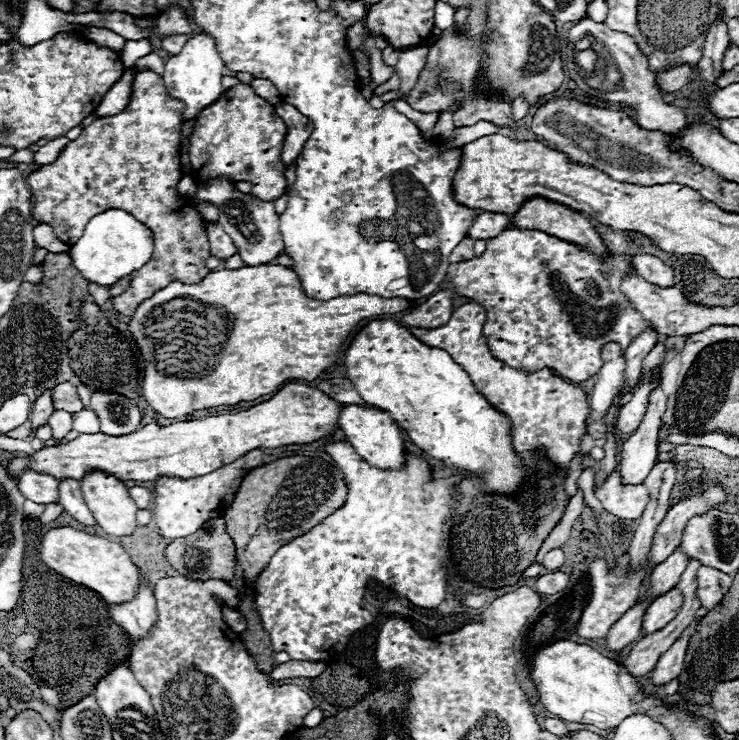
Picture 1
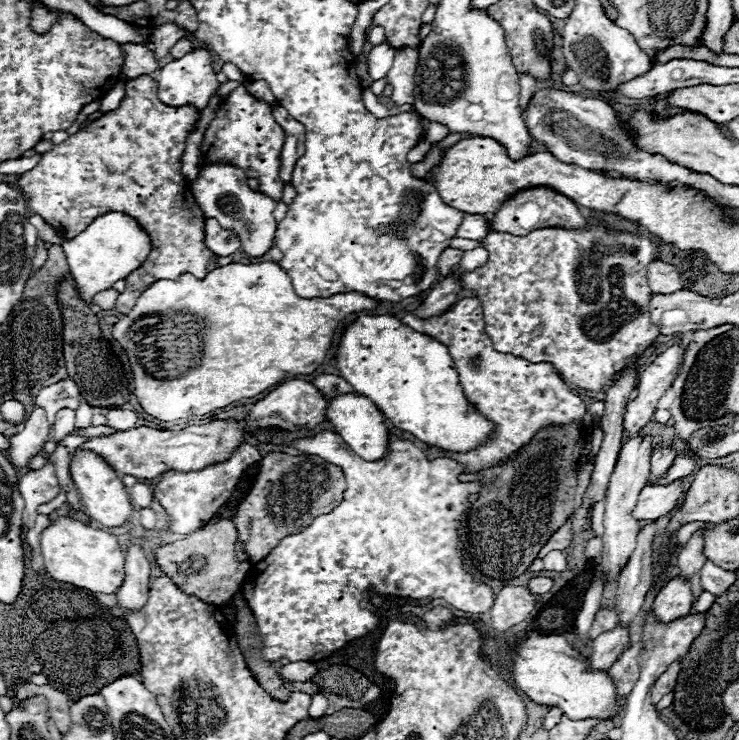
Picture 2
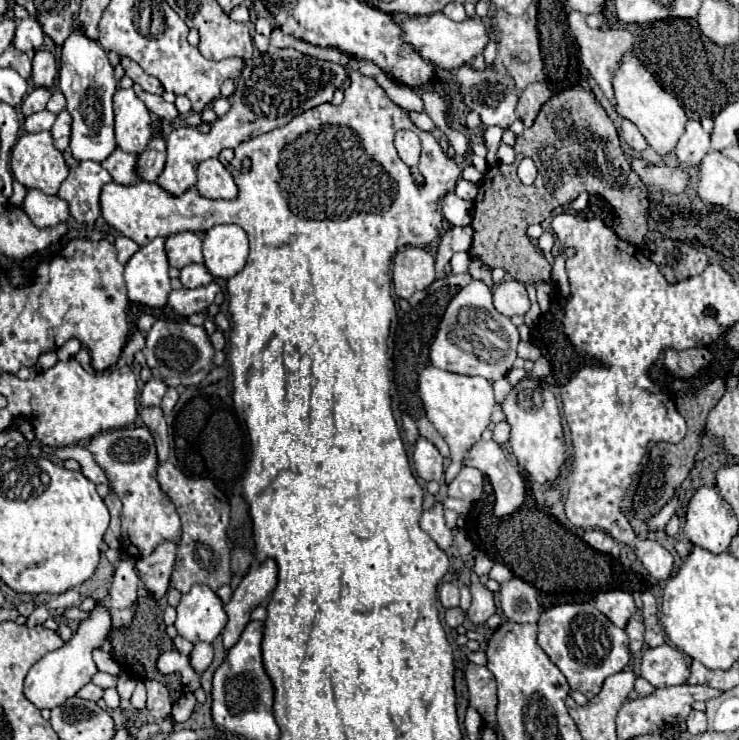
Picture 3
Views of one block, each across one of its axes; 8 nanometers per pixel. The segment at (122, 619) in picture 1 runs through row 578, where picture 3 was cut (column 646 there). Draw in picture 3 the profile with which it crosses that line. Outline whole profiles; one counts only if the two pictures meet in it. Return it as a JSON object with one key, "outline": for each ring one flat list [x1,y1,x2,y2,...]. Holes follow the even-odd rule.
{"outline":[[622,120,622,134,628,146,632,146,636,152,642,152,648,148,646,138,640,134,640,130,630,122,630,120]]}

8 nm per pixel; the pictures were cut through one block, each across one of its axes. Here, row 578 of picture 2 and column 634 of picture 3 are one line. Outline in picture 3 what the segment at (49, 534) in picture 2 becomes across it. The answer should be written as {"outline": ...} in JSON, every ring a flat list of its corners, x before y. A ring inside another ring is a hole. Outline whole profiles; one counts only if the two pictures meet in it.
{"outline":[[632,52,624,54,624,60,612,84,614,84,614,96,616,96,616,112,628,118,630,122,634,122,640,128,642,136,648,140,648,146,654,148,660,156,672,154,688,120,680,102,662,90,656,78,642,66,640,60,636,60,636,56,632,56]]}

